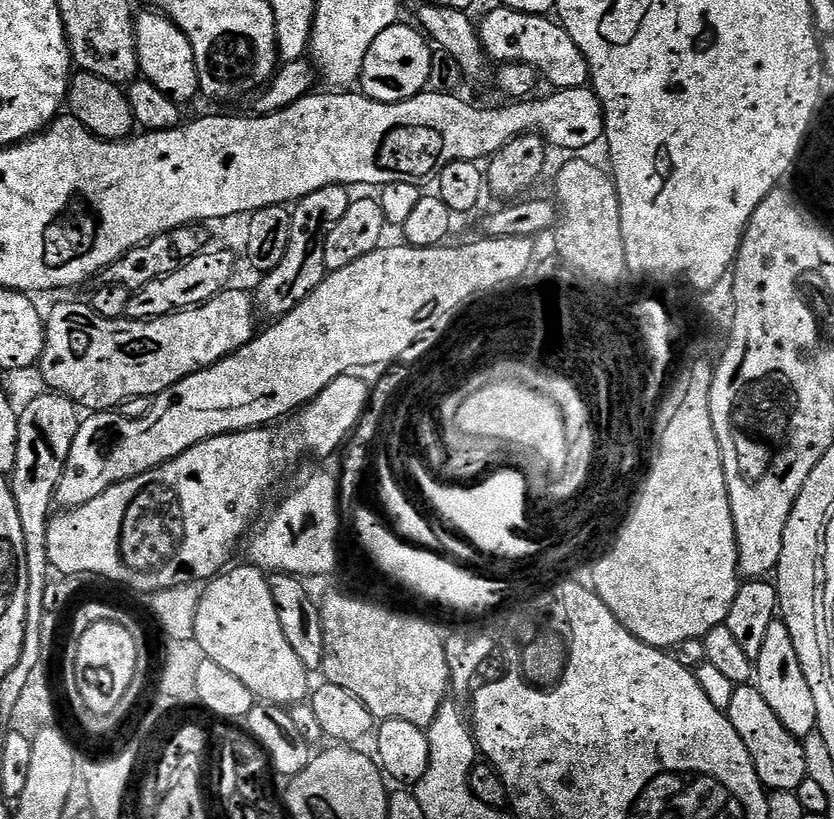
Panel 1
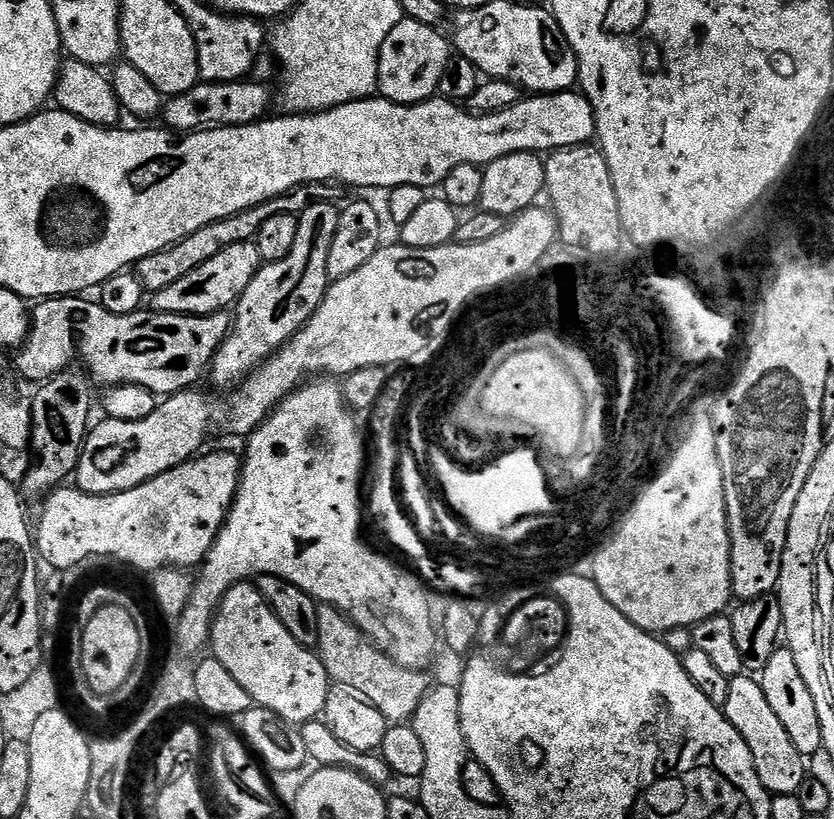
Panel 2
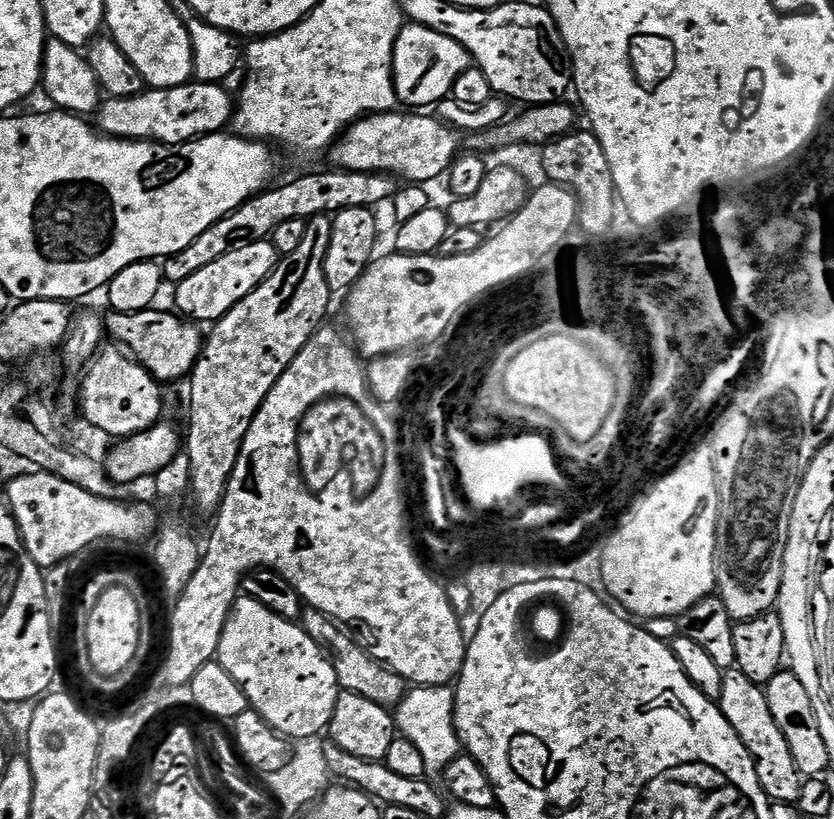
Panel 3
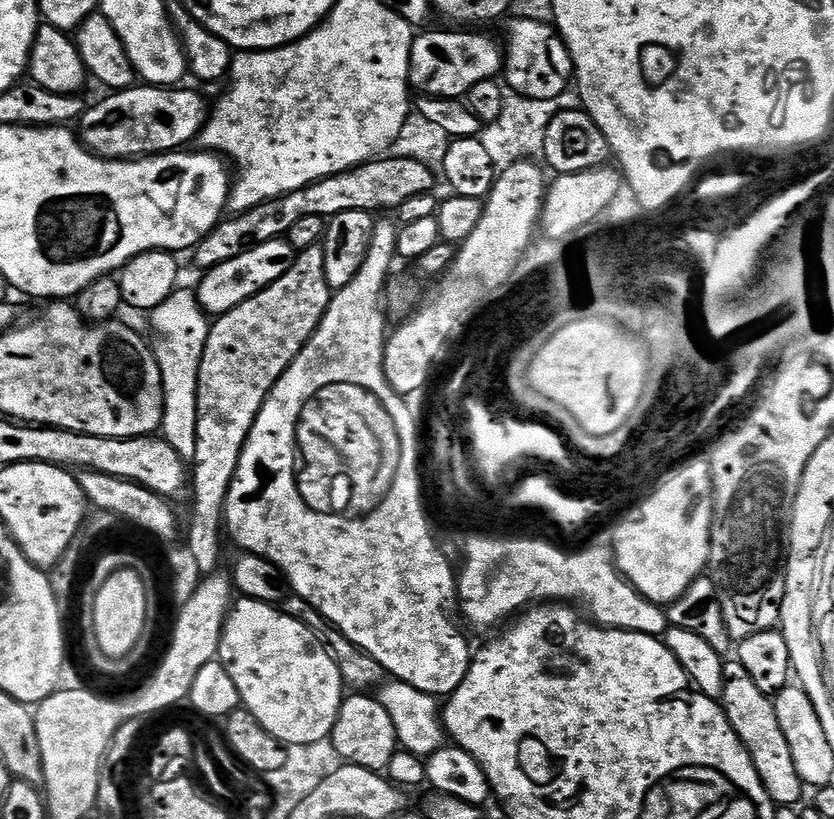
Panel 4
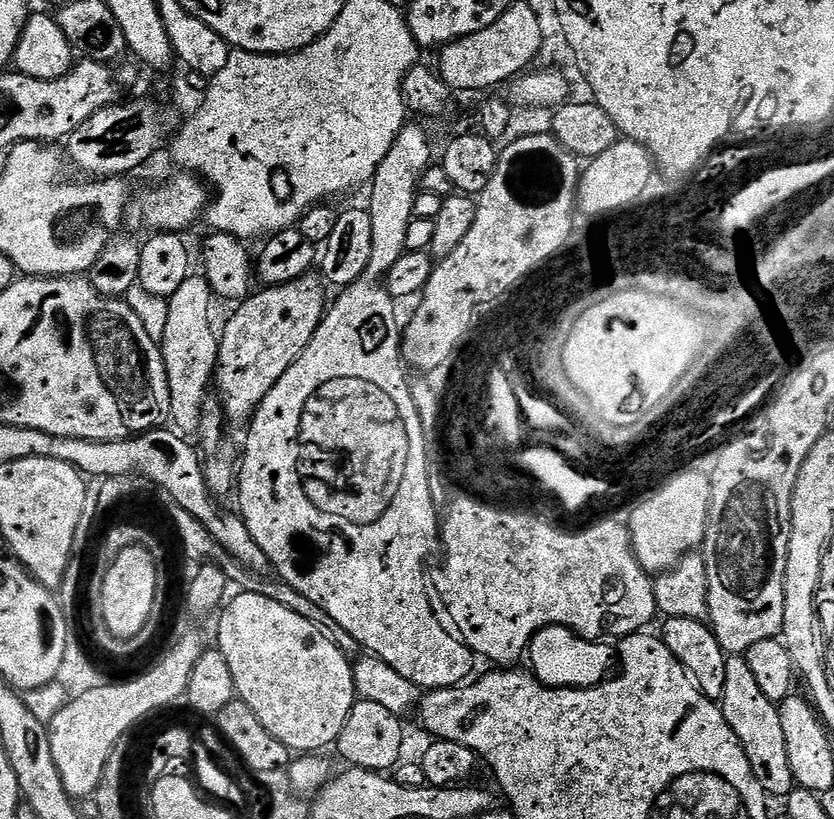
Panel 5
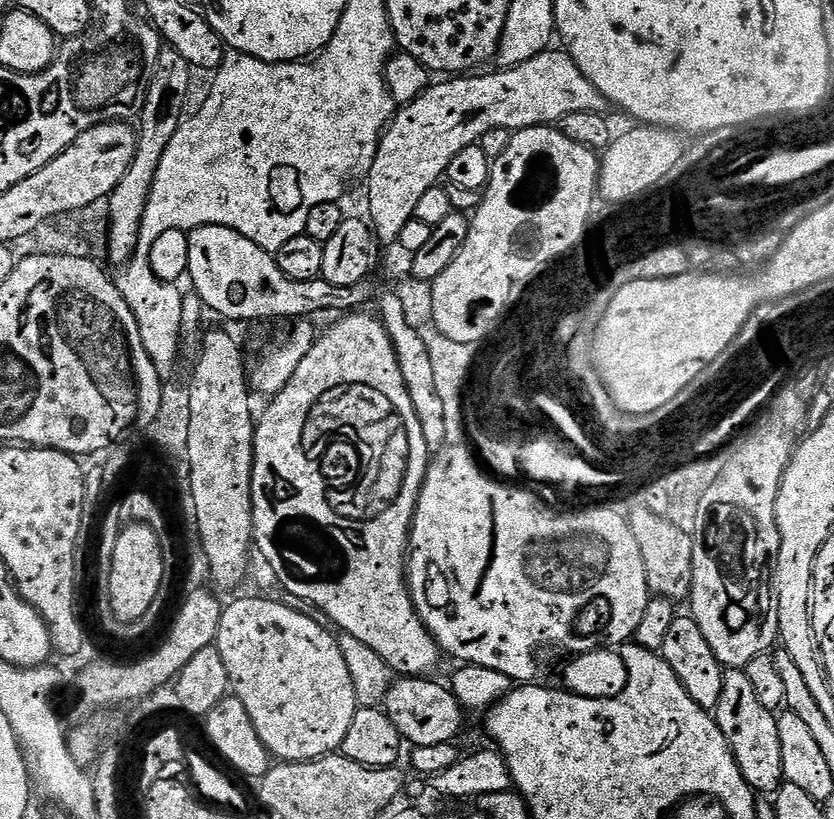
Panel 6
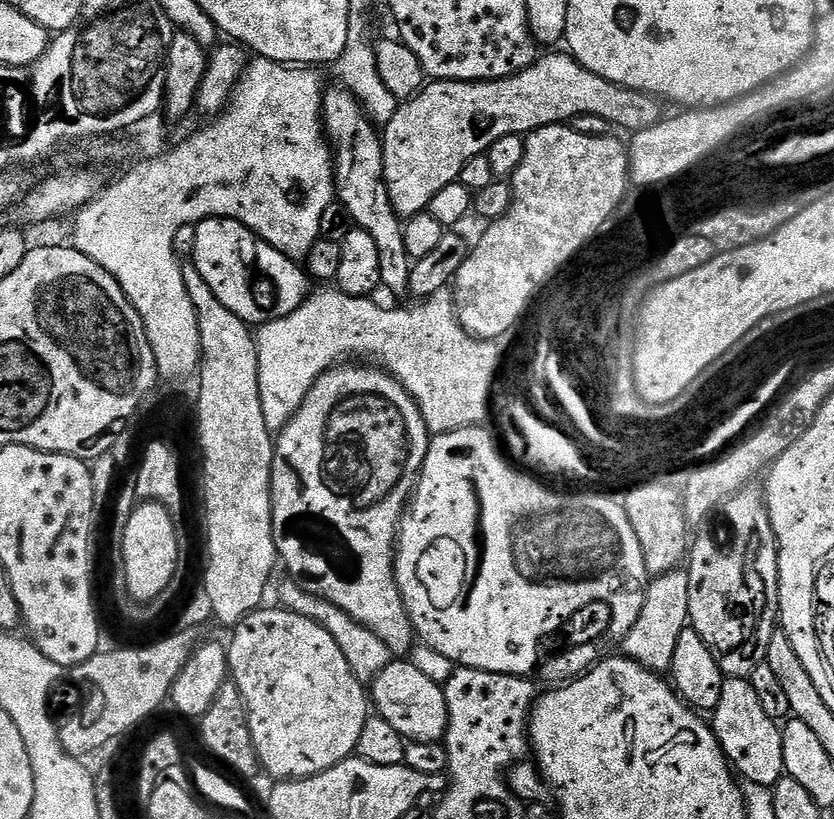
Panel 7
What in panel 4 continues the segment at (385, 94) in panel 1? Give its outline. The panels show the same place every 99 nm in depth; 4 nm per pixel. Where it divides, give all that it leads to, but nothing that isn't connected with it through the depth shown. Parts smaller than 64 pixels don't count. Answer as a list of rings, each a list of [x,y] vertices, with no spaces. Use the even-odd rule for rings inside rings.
[[[460,30],[464,32],[424,32],[412,41],[410,54],[410,70],[408,83],[417,93],[425,96],[435,96],[438,99],[459,100],[467,97],[470,89],[478,86],[478,82],[499,77],[502,72],[502,48],[488,36],[483,36],[480,30]]]

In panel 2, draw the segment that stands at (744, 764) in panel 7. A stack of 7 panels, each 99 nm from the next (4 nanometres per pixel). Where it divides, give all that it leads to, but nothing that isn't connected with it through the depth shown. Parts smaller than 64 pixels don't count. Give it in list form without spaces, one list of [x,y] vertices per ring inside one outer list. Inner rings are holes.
[[[745,674],[729,679],[730,694],[726,694],[726,706],[722,709],[724,717],[742,734],[742,742],[750,746],[750,754],[754,754],[754,770],[758,770],[758,778],[762,778],[762,786],[773,797],[796,796],[805,782],[805,757],[800,755],[798,746],[790,742],[790,734],[782,727],[778,714],[770,707],[770,701],[762,690],[759,679],[755,675]]]

